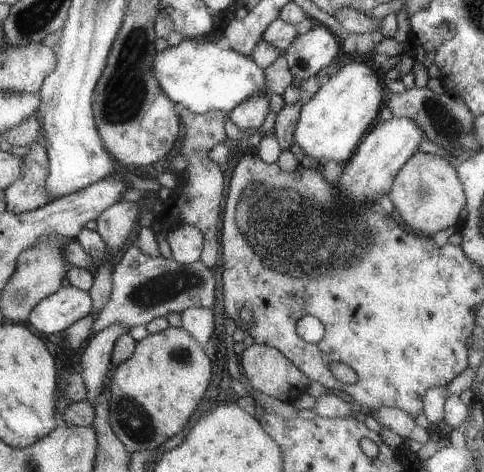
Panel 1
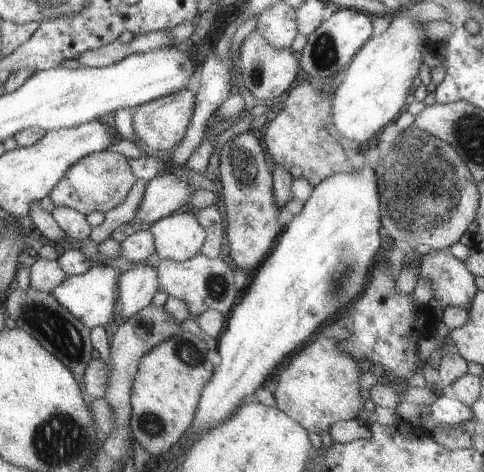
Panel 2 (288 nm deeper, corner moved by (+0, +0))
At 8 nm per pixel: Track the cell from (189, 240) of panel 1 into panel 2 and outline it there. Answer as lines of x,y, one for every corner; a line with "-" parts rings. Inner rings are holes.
173,212
151,224
149,232
155,240
155,260
171,262
185,262
197,256
207,234
195,212

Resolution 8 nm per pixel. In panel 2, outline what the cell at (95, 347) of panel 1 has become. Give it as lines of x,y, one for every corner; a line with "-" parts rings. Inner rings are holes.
139,264
139,266
129,268
119,278
119,298
117,298
115,312
119,312
121,318
131,318
135,312
139,312
151,304
151,298
157,290
159,290
159,278
157,278
155,264

